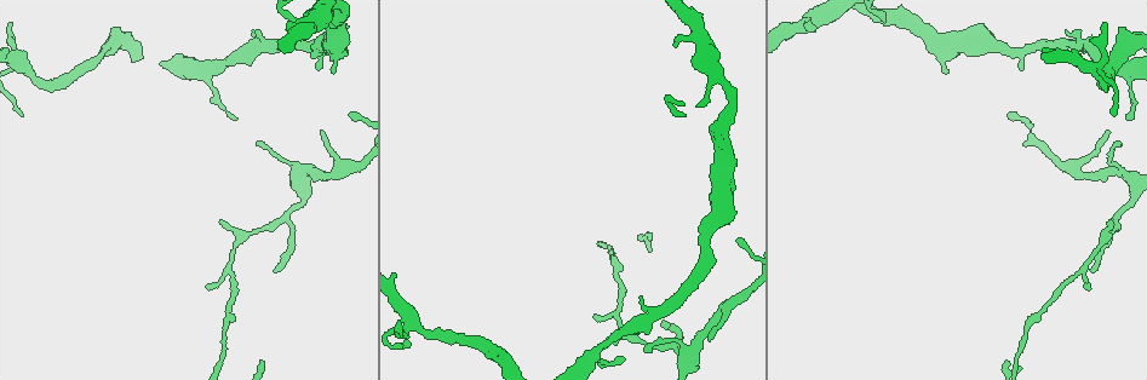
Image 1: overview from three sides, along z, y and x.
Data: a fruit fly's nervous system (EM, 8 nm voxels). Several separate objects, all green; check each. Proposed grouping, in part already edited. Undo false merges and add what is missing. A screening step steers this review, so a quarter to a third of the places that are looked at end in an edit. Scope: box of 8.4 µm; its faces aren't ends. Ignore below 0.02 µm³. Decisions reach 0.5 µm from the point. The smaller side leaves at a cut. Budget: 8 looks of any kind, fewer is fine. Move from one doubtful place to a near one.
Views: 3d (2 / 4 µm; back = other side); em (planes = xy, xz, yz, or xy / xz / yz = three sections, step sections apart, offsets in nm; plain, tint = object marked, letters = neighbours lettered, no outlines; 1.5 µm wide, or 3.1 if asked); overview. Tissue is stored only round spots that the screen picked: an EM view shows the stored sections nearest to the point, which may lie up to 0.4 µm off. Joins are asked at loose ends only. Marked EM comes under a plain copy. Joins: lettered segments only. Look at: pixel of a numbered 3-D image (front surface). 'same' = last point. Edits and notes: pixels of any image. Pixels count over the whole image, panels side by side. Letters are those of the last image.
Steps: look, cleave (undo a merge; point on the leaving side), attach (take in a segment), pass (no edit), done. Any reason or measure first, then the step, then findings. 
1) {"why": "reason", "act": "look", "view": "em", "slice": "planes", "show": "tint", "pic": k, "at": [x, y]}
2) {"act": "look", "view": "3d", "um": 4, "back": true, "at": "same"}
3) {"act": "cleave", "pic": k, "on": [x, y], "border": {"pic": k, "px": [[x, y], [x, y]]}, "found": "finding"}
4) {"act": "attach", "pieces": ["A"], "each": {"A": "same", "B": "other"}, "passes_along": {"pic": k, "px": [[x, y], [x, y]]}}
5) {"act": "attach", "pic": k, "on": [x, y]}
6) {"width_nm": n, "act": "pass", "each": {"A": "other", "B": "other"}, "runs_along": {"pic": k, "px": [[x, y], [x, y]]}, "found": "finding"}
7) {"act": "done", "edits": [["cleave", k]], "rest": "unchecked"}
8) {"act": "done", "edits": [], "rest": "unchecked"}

{"why": "thin end", "act": "look", "view": "em", "slice": "xz", "step": 8, "show": "letters", "pic": 1, "at": [1108, 132]}

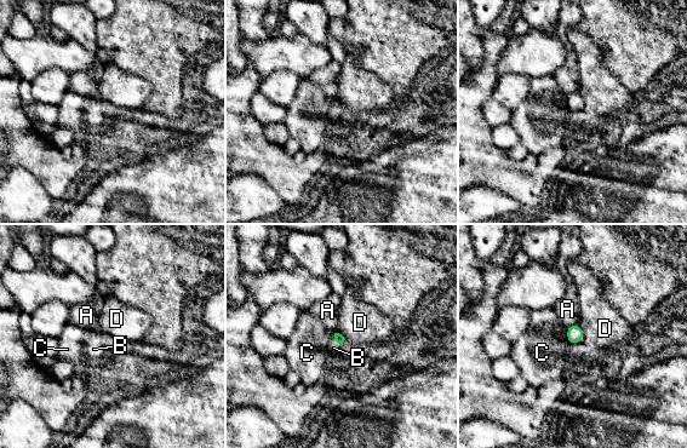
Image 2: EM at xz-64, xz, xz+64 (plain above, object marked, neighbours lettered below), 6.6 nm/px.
{"act": "look", "view": "em", "slice": "planes", "show": "letters", "at": "same"}

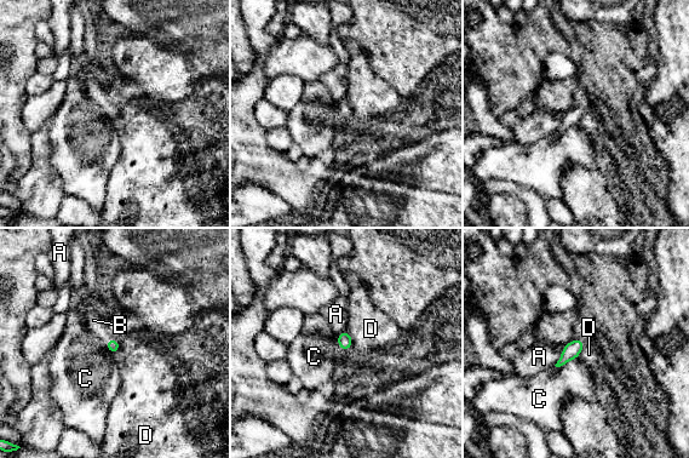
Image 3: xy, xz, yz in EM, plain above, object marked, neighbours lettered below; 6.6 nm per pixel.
{"act": "attach", "pieces": ["B"], "each": {"A": "other", "B": "same", "C": "other", "D": "other"}, "passes_along": {"pic": 3, "px": [[113, 345], [107, 341], [93, 320]]}, "found": "the neuron continues"}

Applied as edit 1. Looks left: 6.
{"act": "look", "view": "overview"}

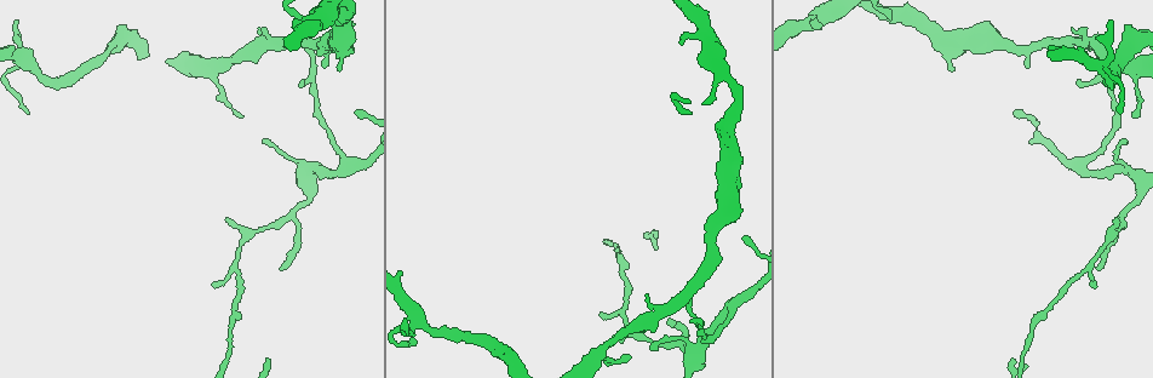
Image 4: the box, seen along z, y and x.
{"why": "thin end", "act": "look", "view": "3d", "um": 2, "pic": 4, "at": [1131, 115]}

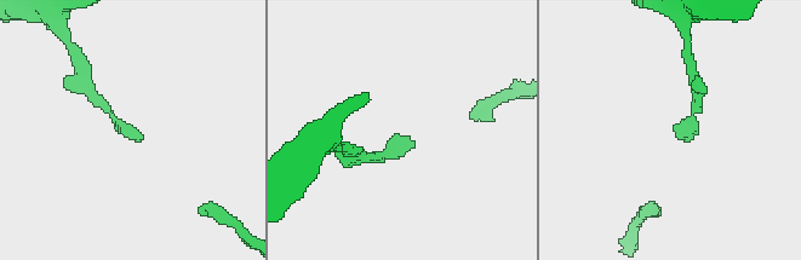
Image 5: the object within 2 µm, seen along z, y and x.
{"why": "now the EM", "act": "look", "view": "em", "slice": "planes", "show": "tint", "pic": 5, "at": [141, 135]}

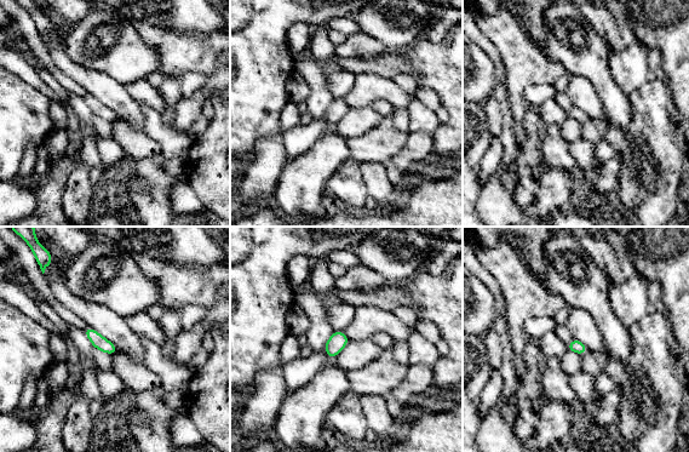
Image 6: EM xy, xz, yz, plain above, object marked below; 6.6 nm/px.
{"why": "see the neighbours", "act": "look", "view": "em", "slice": "planes", "show": "letters", "at": "same"}

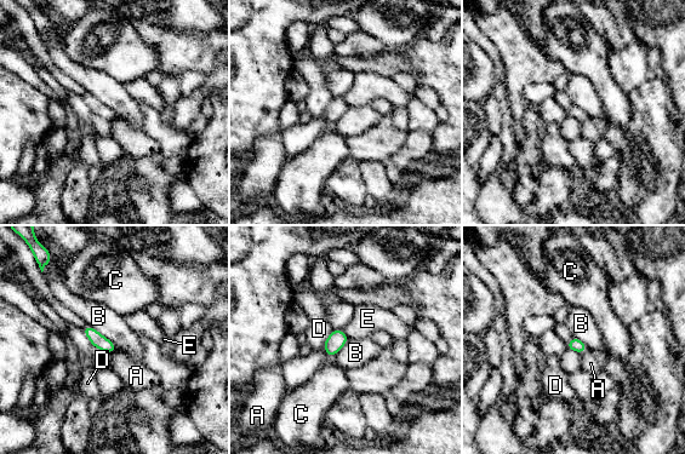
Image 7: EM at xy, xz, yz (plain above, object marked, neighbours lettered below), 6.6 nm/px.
{"longest_contact_nm": ["B", 260], "act": "pass", "each": {"A": "other", "B": "other", "C": "other", "D": "other", "E": "other"}, "found": "no lettered segment goes on from it"}

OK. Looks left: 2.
{"why": "stops while still wide", "act": "look", "view": "3d", "um": 2, "pic": 4, "at": [953, 68]}

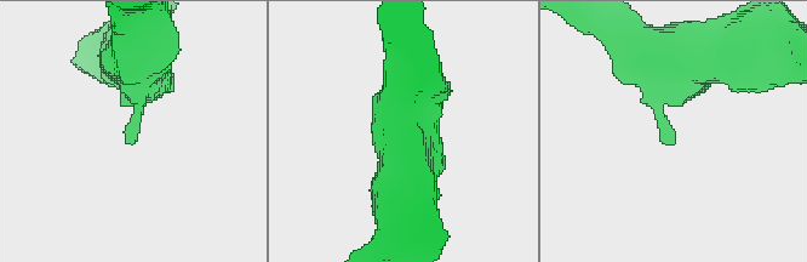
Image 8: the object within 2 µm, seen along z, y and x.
{"why": "need the tissue", "act": "look", "view": "em", "slice": "planes", "show": "letters", "pic": 8, "at": [125, 137]}

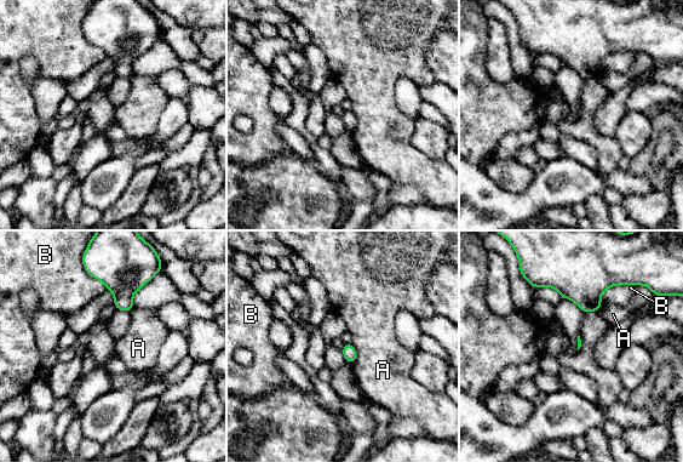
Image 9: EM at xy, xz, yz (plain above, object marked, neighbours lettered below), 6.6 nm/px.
{"act": "pass", "each": {"A": "other", "B": "other"}, "border": {"pic": 9, "px": [[350, 343], [356, 351], [353, 364]]}, "found": "none of them fits"}

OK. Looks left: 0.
{"act": "done", "edits": [["attach", 3]], "rest": "unchecked"}

